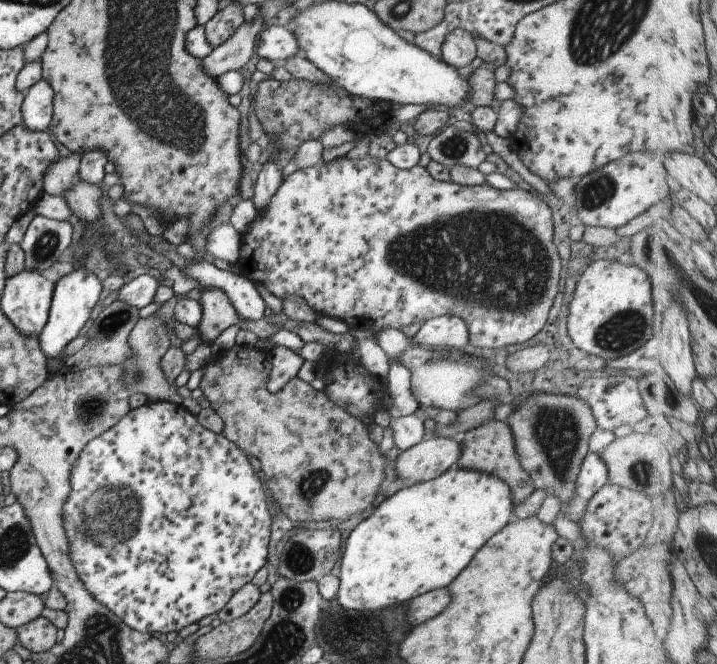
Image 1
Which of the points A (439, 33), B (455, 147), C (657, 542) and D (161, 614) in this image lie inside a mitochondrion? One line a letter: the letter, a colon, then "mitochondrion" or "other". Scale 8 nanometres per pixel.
A: other
B: mitochondrion
C: other
D: other

